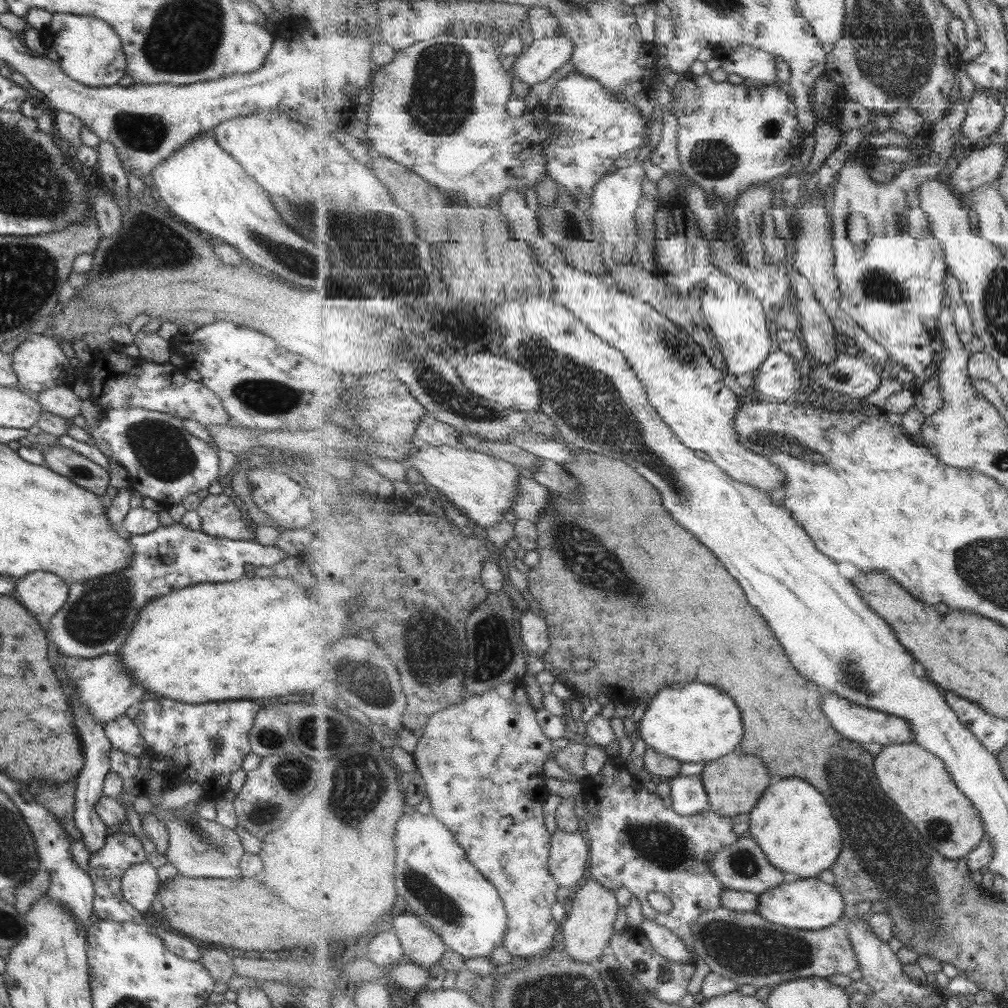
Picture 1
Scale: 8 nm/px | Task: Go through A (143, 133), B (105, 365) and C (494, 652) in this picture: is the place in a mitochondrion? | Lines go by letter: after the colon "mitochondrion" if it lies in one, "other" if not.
A: mitochondrion
B: other
C: mitochondrion

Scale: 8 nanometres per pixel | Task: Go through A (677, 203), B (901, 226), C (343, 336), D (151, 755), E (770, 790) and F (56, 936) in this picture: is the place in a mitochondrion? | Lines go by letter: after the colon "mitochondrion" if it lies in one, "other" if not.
A: other
B: other
C: other
D: other
E: other
F: other

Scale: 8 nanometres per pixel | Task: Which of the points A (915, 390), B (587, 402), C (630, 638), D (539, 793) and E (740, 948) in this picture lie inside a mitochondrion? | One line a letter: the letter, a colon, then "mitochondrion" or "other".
A: other
B: mitochondrion
C: other
D: other
E: mitochondrion

